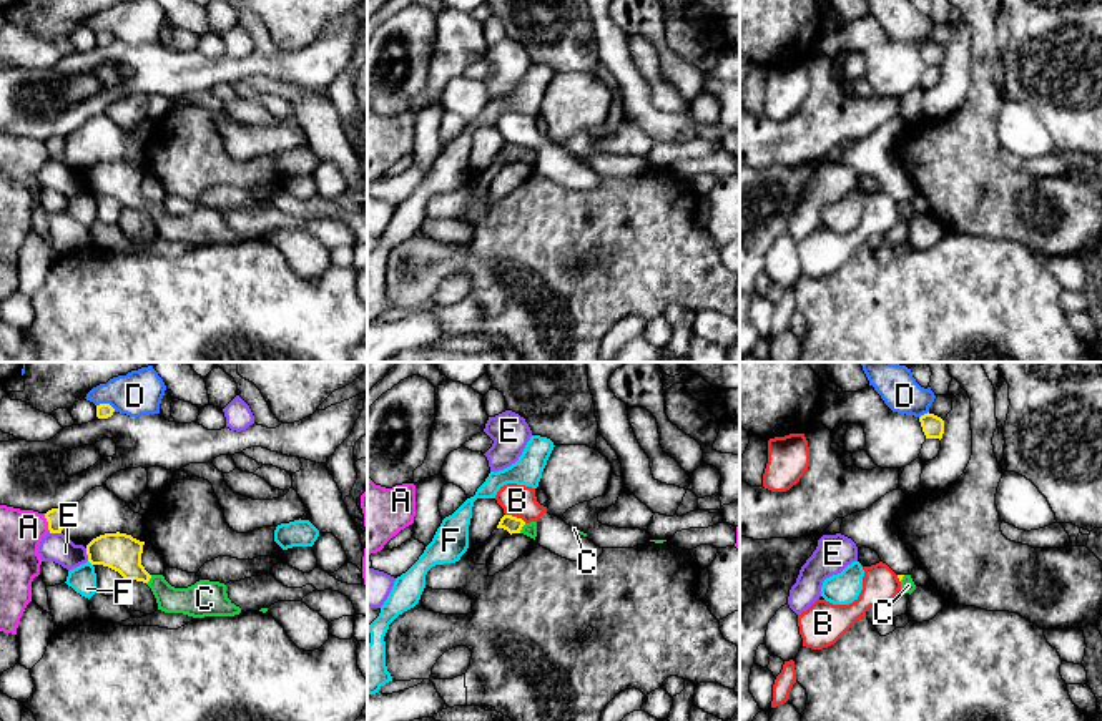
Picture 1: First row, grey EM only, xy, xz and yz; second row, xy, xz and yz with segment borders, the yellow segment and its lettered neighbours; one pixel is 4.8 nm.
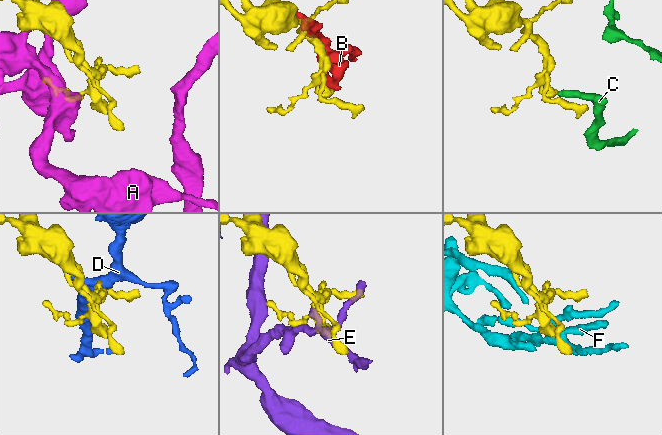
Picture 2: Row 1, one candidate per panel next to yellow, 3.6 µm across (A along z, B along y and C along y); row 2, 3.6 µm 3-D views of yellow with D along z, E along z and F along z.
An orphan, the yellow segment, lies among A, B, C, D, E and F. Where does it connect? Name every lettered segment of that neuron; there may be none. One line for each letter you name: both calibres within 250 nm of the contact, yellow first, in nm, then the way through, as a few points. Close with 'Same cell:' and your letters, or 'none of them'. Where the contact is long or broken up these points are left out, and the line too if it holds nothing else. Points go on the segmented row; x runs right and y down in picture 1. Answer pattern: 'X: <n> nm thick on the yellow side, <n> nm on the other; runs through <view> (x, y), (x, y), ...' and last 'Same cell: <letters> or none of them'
C: 80 nm thick on the yellow side, 60 nm on the other; runs through xz (507, 522), (521, 529), (529, 529)
Same cell: C

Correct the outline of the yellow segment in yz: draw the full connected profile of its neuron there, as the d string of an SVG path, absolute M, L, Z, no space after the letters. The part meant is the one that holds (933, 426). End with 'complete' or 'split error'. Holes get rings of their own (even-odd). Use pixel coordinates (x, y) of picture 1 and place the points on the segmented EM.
M924 414L919 417L922 432L926 439L942 439L944 434L944 420L934 414Z; complete

